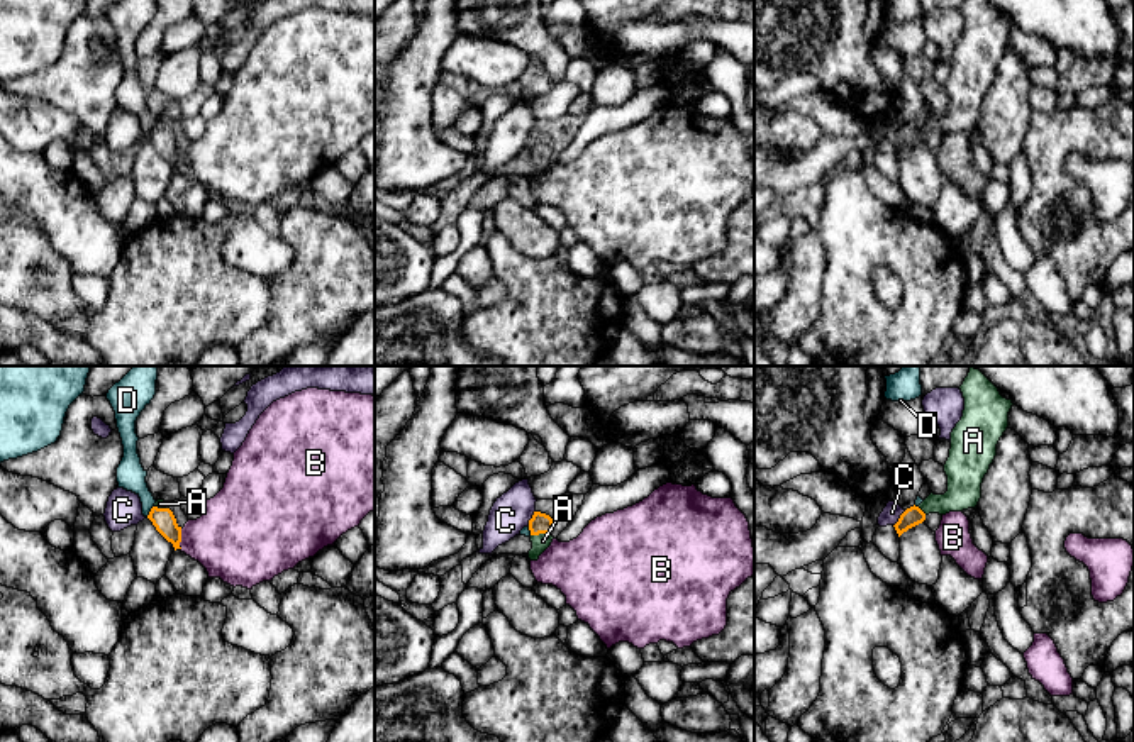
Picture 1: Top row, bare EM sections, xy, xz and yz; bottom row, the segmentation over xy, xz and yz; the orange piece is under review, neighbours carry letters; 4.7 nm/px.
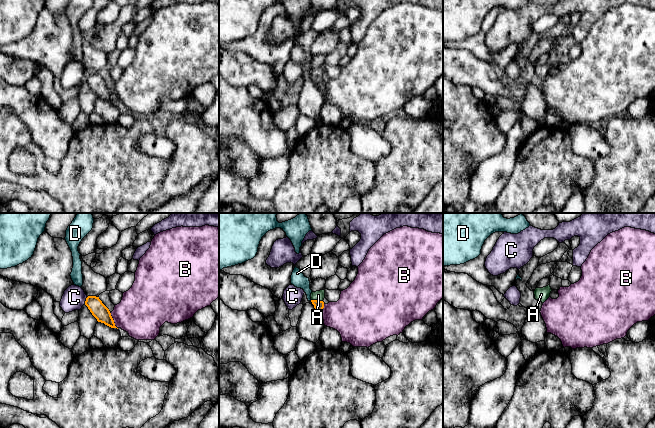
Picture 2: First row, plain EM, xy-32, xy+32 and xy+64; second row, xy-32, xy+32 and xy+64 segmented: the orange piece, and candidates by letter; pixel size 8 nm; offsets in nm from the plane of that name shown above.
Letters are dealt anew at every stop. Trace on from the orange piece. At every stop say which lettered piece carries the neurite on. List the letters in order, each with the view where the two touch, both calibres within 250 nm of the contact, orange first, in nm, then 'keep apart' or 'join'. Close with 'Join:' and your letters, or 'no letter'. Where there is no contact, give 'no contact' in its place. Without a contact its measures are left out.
A: meets orange in xz; 100 nm thick on the orange side, 80 nm on the other; join
B: meets orange in xy; 110 nm thick on the orange side, 380 nm on the other; keep apart
C: meets orange in yz; 90 nm thick on the orange side, 90 nm on the other; keep apart
D: meets orange in xy; 110 nm thick on the orange side, 140 nm on the other; keep apart
Join: A

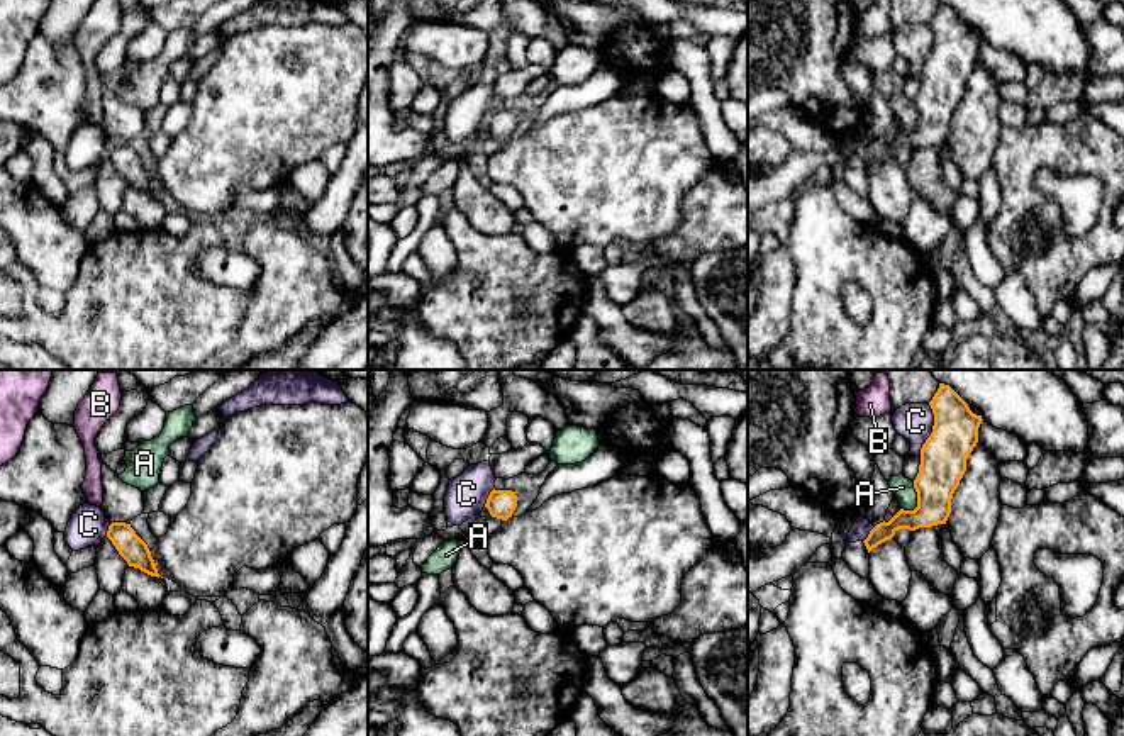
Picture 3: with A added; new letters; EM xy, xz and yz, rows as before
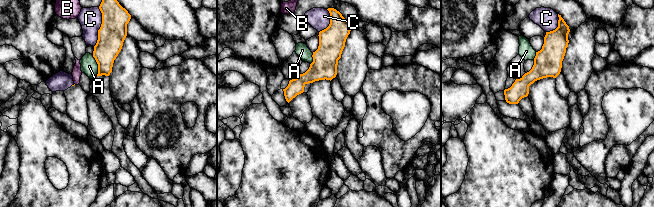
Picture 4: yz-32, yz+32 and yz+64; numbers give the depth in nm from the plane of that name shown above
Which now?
A: meets orange in yz; 220 nm thick on the orange side, 100 nm on the other; keep apart
B: meets orange in yz; 180 nm thick on the orange side, 40 nm on the other; keep apart
C: meets orange in yz; 220 nm thick on the orange side, 180 nm on the other; keep apart
Join: no letter

